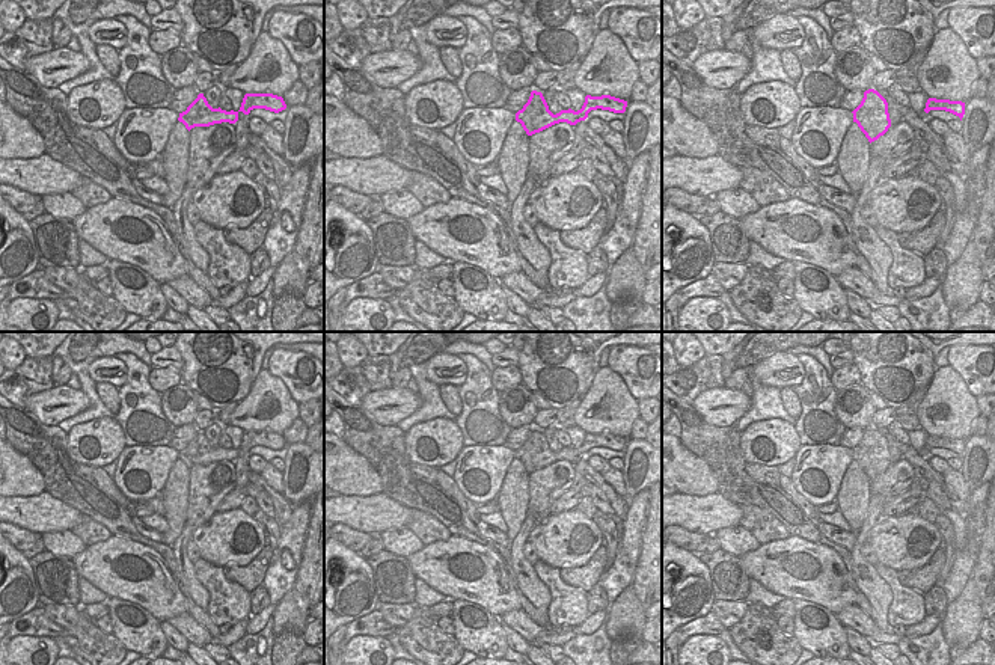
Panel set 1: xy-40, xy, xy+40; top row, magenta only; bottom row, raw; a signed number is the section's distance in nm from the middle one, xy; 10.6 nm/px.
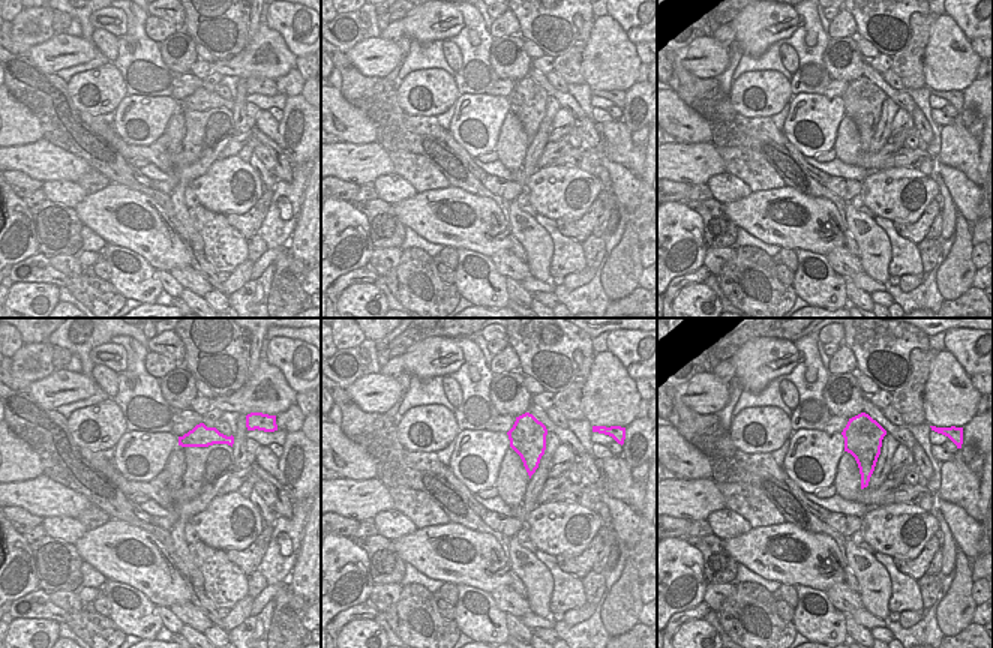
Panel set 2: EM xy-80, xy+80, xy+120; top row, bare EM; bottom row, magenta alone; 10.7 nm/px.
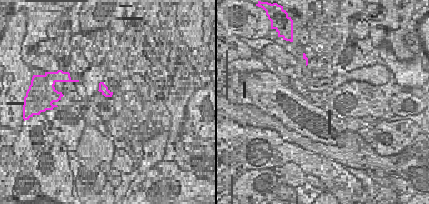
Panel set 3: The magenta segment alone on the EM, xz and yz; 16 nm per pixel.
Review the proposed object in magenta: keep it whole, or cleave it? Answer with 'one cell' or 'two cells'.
one cell

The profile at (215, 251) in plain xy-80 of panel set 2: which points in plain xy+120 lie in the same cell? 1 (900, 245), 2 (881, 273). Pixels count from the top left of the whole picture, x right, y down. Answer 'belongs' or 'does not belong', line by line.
1: belongs
2: does not belong

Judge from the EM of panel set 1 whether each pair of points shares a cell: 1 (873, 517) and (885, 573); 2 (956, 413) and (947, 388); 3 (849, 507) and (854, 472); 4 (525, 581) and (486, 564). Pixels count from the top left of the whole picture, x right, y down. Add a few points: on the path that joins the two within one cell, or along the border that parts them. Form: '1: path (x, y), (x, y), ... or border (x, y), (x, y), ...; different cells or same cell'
1: border (873, 566), (888, 585), (893, 600); different cells
2: path (952, 407), (947, 401), (947, 394); same cell
3: path (852, 498), (854, 481); same cell
4: border (514, 573), (517, 588), (523, 594); different cells

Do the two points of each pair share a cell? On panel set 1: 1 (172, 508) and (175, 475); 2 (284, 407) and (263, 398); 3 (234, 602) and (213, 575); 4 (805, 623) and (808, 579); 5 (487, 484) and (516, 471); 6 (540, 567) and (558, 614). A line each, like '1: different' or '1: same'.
1: same
2: same
3: same
4: different
5: different
6: same

